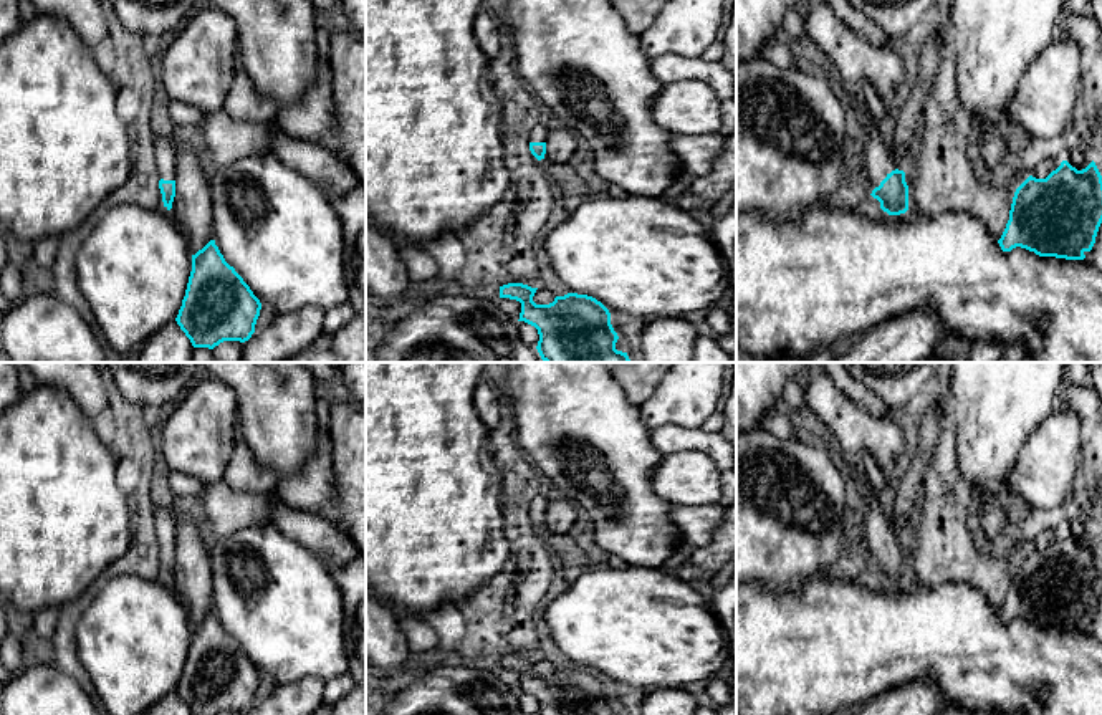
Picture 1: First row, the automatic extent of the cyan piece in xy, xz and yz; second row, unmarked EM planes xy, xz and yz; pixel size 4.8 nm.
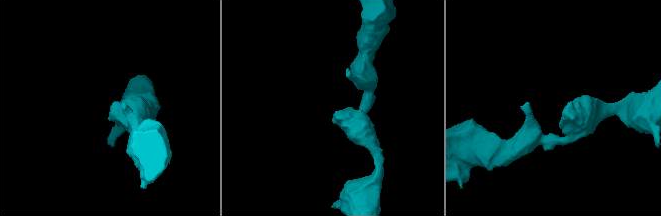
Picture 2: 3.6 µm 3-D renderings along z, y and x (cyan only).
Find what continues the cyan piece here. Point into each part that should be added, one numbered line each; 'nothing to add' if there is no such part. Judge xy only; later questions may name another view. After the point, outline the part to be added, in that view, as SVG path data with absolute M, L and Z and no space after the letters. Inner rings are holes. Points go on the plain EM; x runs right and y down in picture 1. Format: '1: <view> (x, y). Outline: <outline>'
1: xy (164, 520). Outline: M152 503L152 513L156 521L156 533L159 538L159 549L175 551L177 530L174 511Z

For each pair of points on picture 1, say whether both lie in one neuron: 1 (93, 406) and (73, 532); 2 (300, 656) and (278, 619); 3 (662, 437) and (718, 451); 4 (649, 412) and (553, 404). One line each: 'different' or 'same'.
1: different
2: same
3: same
4: different

